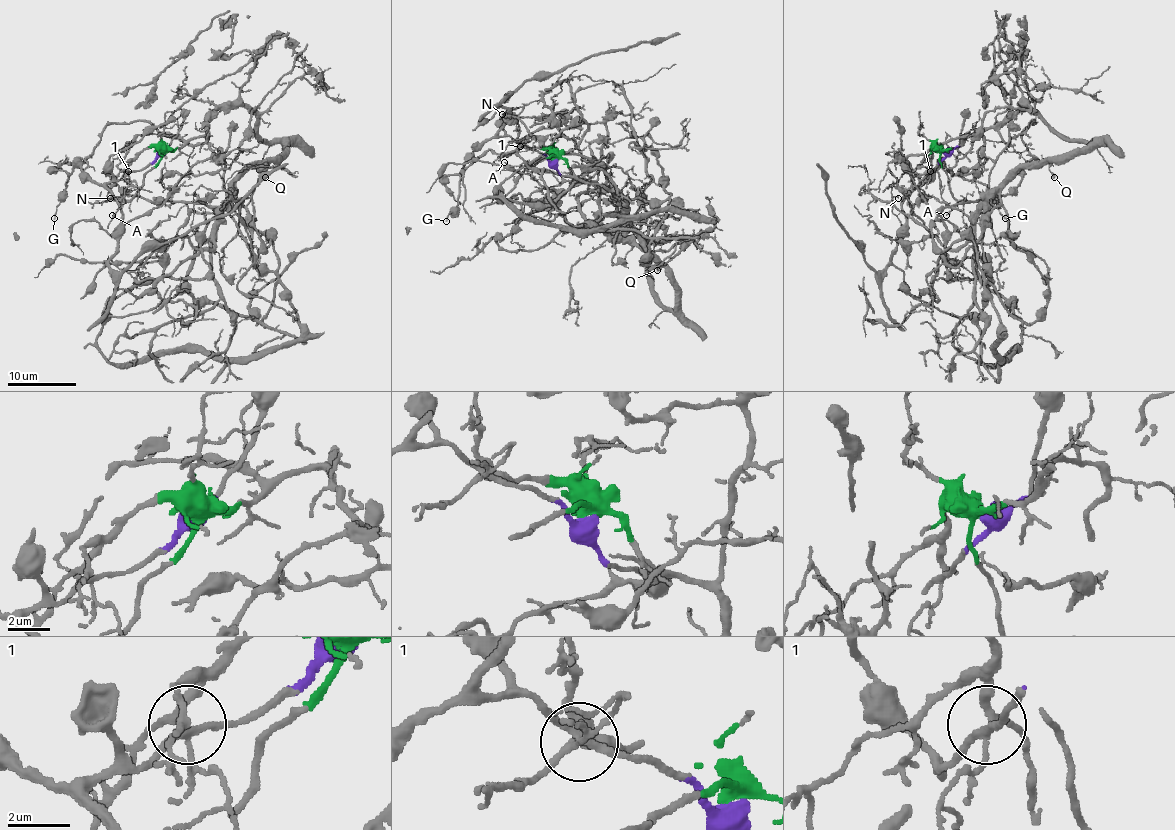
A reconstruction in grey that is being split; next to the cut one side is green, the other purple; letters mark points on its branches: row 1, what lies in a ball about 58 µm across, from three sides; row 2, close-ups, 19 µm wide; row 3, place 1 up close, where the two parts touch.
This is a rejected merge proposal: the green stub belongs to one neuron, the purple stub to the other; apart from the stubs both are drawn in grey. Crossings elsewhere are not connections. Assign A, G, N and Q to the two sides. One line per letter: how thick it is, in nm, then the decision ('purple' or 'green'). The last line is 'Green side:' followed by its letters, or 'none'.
A: 110 nm | green
G: 120 nm | purple
N: 130 nm | green
Q: 170 nm | green
Green side: A, N, Q

